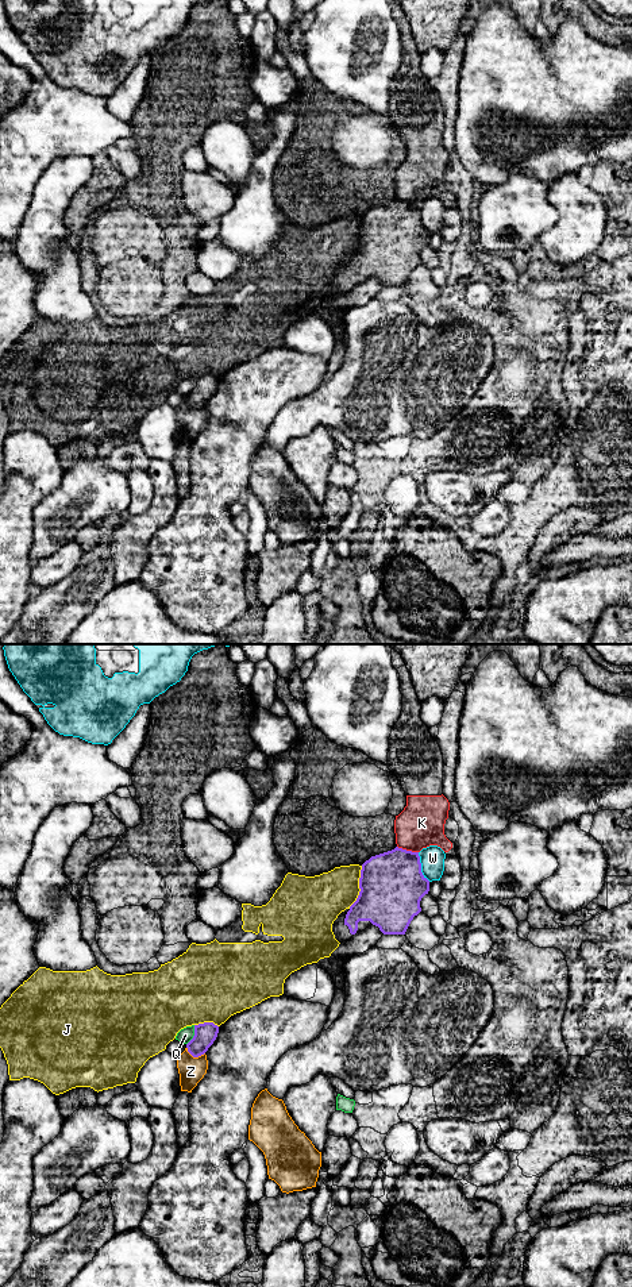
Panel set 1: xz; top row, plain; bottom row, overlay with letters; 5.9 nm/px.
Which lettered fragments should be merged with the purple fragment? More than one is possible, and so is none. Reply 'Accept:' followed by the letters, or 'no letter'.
Accept: no letter

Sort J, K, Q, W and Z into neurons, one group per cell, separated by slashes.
J / K / Q / W / Z

